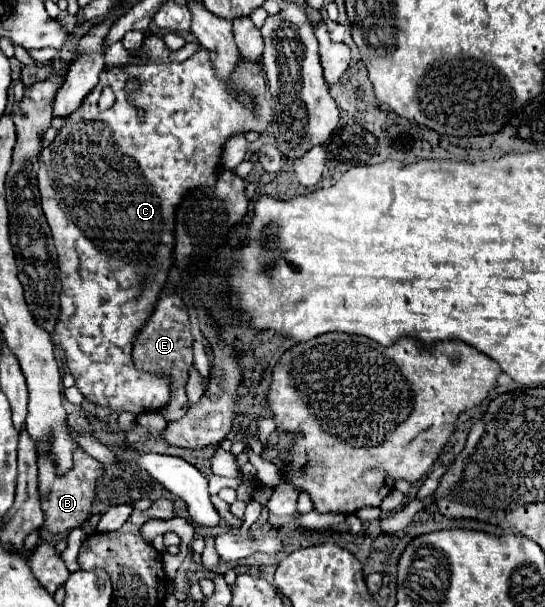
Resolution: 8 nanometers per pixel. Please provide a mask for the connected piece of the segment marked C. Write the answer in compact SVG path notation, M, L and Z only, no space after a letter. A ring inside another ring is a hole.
M201 47L193 57L185 59L183 63L131 63L131 65L119 65L119 67L111 67L111 69L103 69L99 75L99 83L95 85L95 91L91 91L91 95L87 95L87 99L83 99L79 111L73 111L71 115L67 115L67 119L63 119L63 127L59 129L57 137L49 143L47 149L43 149L43 169L47 171L51 181L39 181L39 191L41 191L41 205L43 205L43 213L49 221L51 227L51 237L55 241L55 249L59 255L59 273L61 273L61 319L59 325L55 327L53 333L53 343L59 345L65 355L67 355L67 365L71 369L71 375L75 377L75 385L81 389L81 393L97 403L97 405L109 405L115 411L129 411L133 415L141 415L145 411L157 411L161 409L167 401L169 401L169 383L165 377L155 377L149 373L141 373L135 369L133 361L131 361L131 347L133 347L133 337L137 335L137 331L145 325L145 319L151 315L151 305L157 301L159 291L163 289L165 281L167 281L167 273L171 269L171 253L173 253L173 225L175 225L175 207L177 203L183 199L183 195L193 189L193 187L201 187L201 185L213 185L215 183L215 173L221 167L219 155L223 149L225 139L229 139L231 135L237 133L247 133L247 131L259 131L263 133L269 123L271 123L271 103L267 99L267 81L265 81L265 71L261 67L261 61L239 61L237 67L233 69L233 73L229 75L229 81L223 81L217 77L217 71L211 63L211 53ZM129 77L137 77L141 81L141 89L139 93L125 95L125 81ZM111 85L113 93L115 93L115 105L109 107L109 111L101 113L97 111L97 101L99 95L103 91L103 87ZM237 95L247 95L247 99L251 101L251 105L245 105L243 101L237 99ZM137 109L145 111L145 119L143 123L137 119Z

